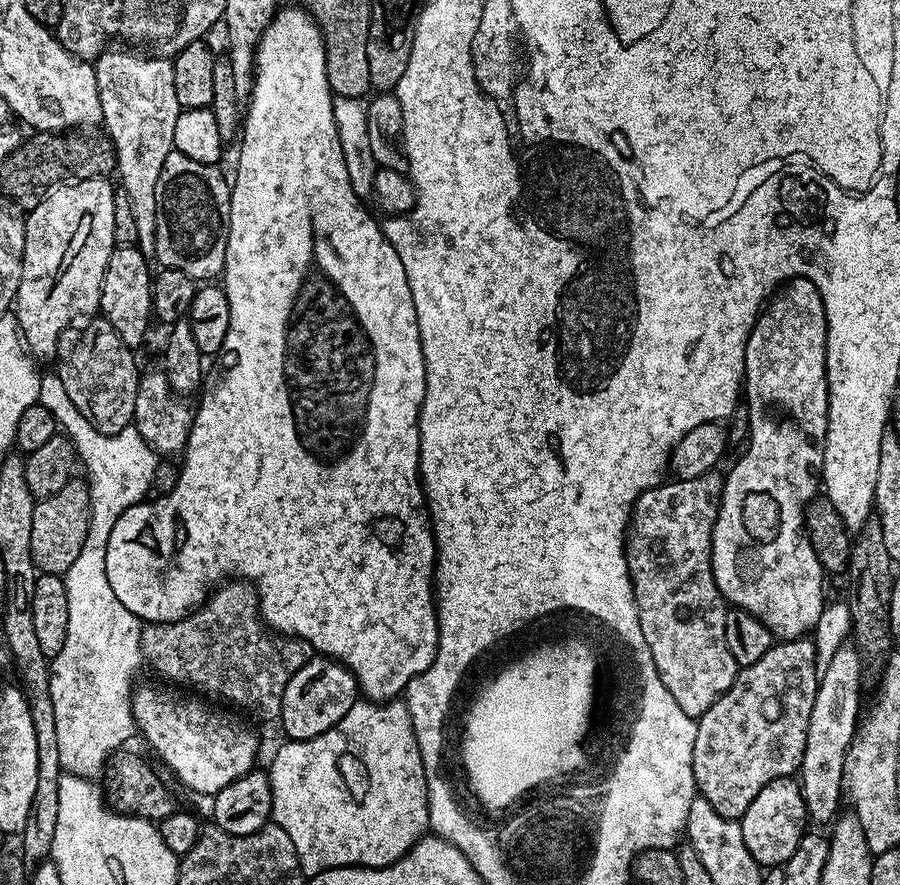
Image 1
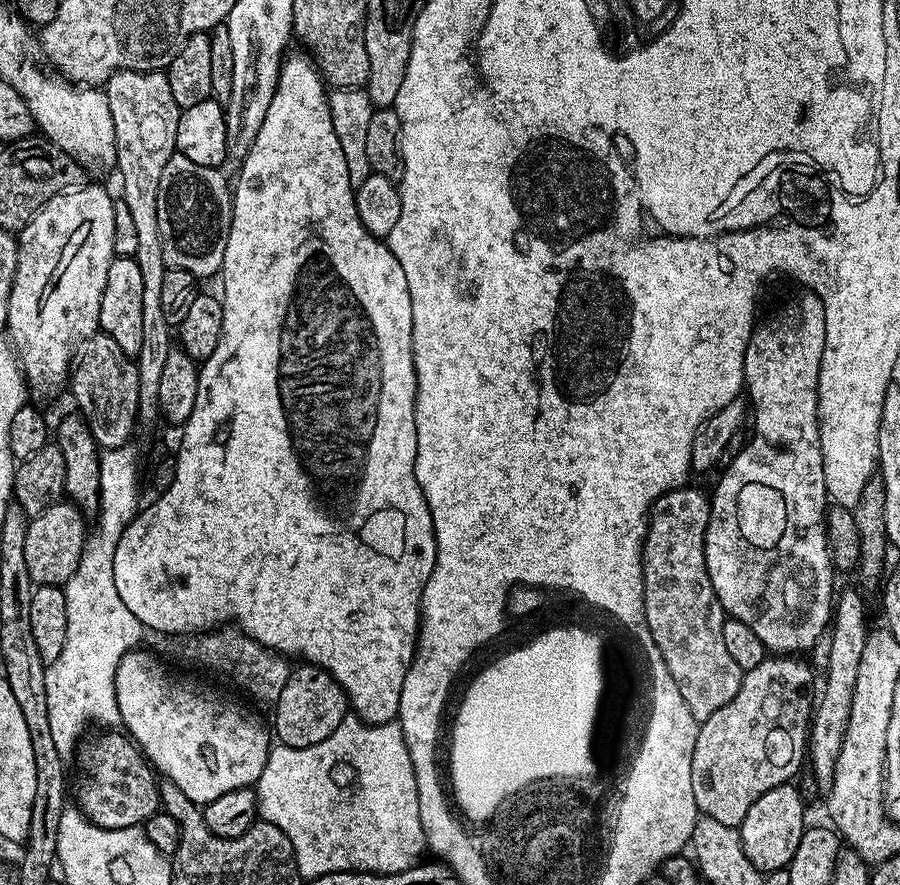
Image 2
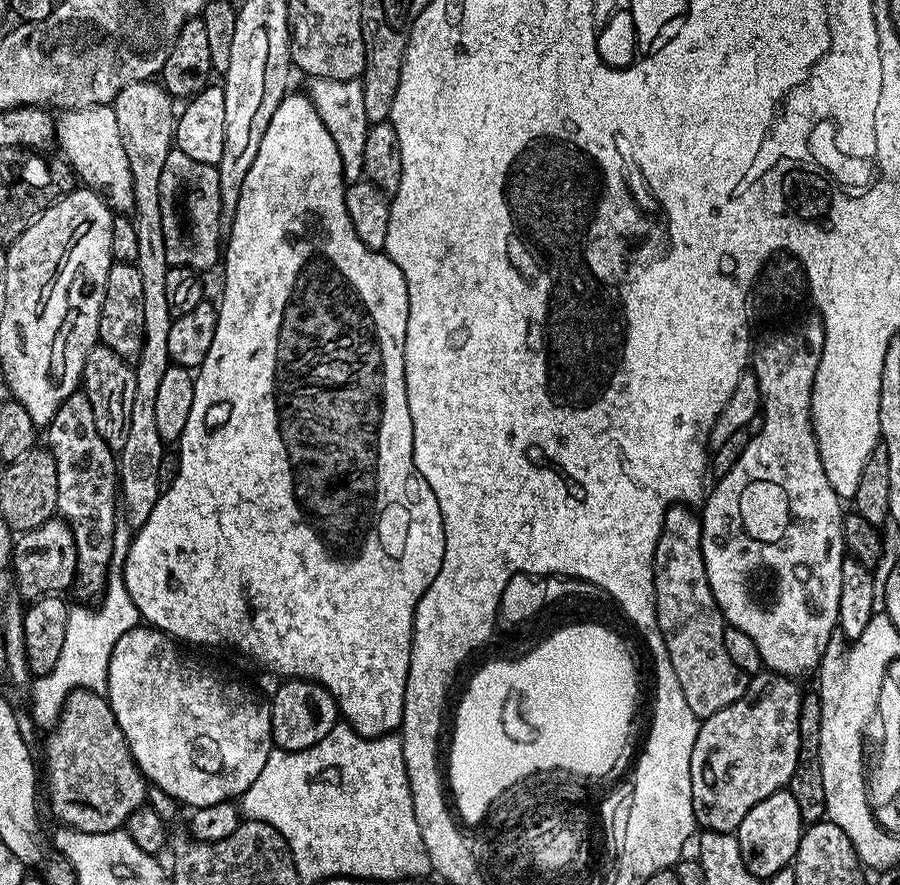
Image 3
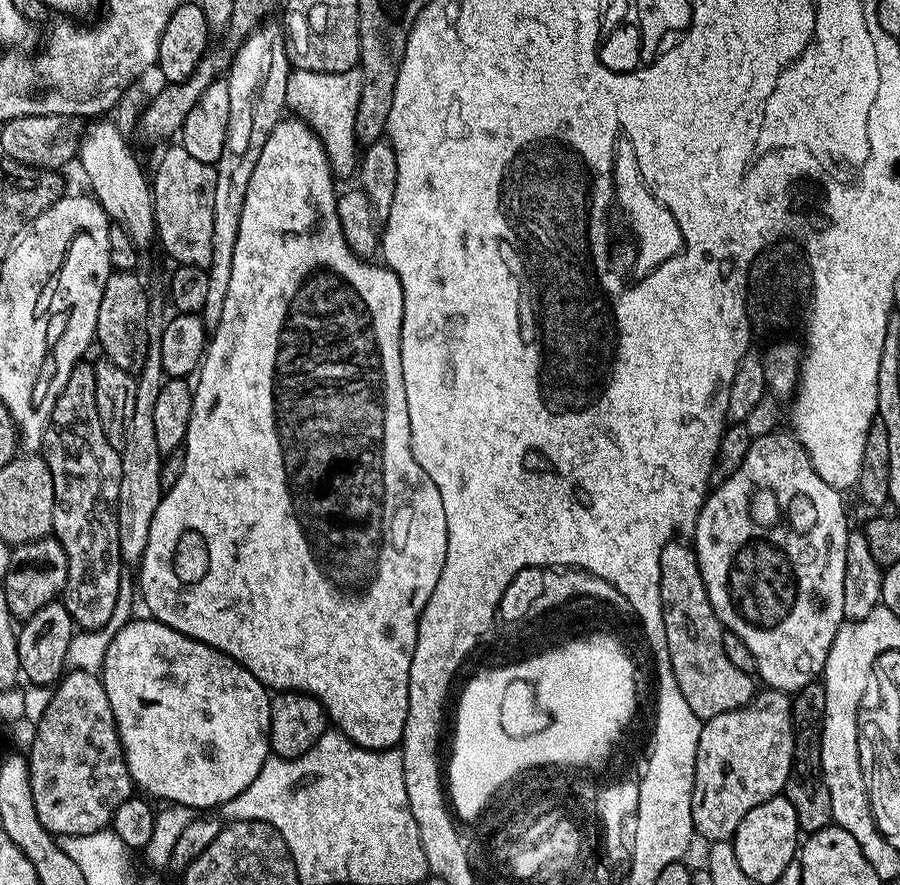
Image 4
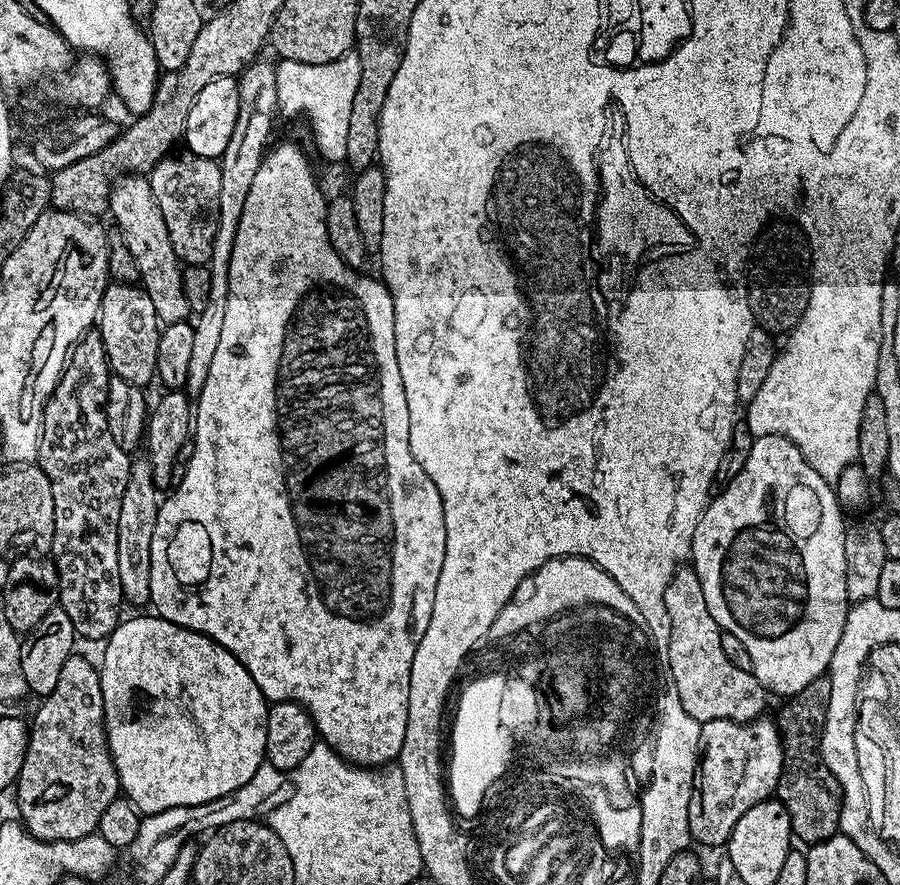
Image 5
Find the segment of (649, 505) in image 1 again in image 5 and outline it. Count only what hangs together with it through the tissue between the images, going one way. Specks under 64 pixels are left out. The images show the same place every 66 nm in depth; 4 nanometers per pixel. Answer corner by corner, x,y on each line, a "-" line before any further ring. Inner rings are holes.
681,566
672,576
670,586
666,586
664,595
666,602
666,618
670,618
670,642
666,668
670,673
673,688
682,702
682,710
690,714
690,718
698,721
729,720
739,724
749,724
752,720
761,719
764,712
764,696
766,689
758,682
758,678
746,670
738,670
726,653
722,650
720,627
714,622
710,610
706,606
706,598
702,595
702,584
698,582
698,574
691,566

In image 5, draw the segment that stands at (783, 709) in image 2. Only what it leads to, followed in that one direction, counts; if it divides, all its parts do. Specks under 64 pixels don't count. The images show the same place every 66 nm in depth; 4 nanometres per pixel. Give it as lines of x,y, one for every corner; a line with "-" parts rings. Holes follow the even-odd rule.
772,718
739,724
729,720
706,720
700,726
700,750
696,777
688,803
688,835
708,848
727,845
738,818
758,802
769,799
778,786
784,765
780,731

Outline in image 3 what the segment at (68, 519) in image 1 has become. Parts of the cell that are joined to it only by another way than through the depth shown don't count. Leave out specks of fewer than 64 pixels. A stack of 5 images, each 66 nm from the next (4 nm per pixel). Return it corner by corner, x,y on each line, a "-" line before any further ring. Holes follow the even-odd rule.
53,518
42,522
42,526
34,526
34,530
19,533
12,545
12,561
10,572
16,575
15,591
25,601
41,600
43,596
64,594
76,583
76,543
68,521
63,518

